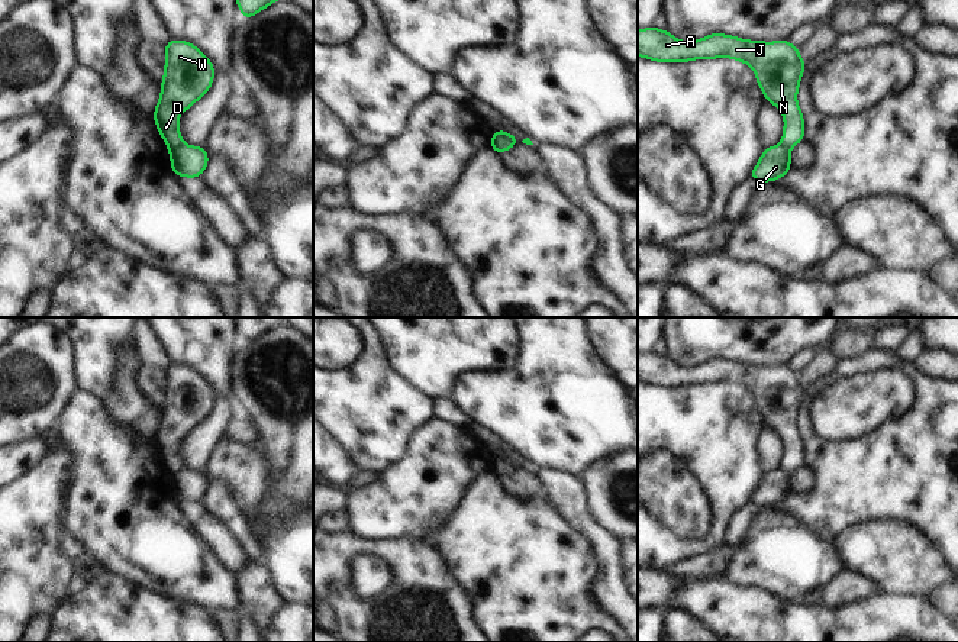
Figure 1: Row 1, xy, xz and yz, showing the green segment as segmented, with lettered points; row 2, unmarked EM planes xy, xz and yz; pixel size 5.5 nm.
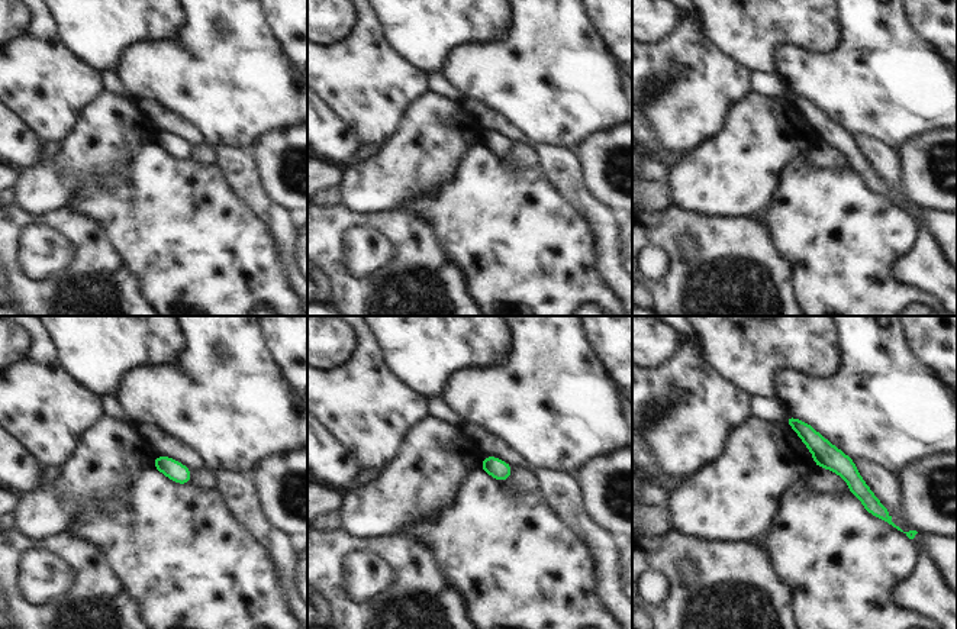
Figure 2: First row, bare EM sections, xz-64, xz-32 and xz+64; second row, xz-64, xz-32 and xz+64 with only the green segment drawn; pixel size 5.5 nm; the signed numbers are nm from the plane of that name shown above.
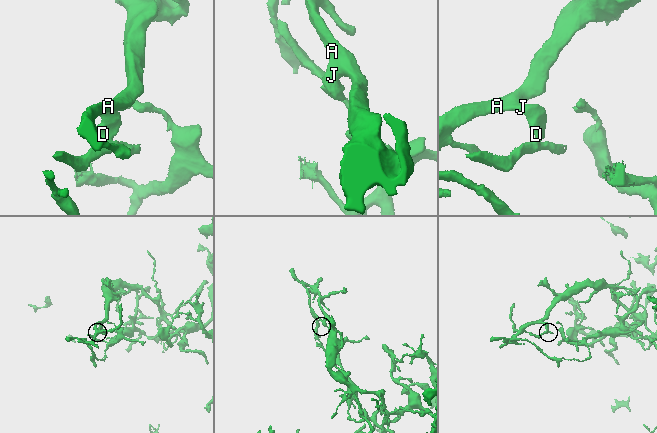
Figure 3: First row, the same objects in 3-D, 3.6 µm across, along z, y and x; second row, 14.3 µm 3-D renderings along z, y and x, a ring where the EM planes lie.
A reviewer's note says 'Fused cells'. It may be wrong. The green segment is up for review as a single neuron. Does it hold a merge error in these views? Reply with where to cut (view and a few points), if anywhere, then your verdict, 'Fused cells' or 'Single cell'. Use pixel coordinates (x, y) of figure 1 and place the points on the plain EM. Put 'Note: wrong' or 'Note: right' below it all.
Split along xy (183, 467), (170, 473). Fused cells
Note: right

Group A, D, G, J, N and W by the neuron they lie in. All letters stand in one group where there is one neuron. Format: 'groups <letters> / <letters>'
groups A D J N W / G

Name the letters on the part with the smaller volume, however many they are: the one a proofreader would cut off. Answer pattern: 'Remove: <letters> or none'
Remove: G

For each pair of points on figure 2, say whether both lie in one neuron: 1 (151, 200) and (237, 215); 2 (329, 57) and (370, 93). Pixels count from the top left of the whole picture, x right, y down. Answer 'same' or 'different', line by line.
1: same
2: same

